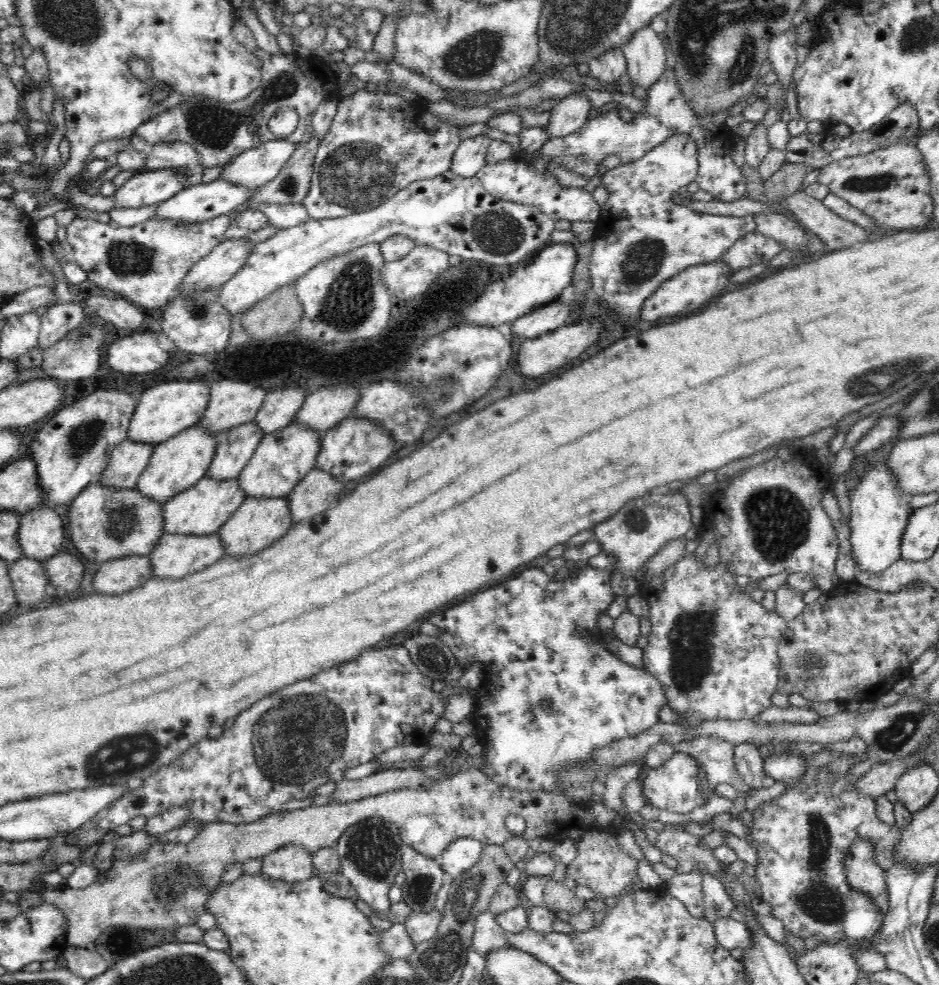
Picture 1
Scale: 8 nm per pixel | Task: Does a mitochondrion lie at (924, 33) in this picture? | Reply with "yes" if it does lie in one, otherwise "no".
yes

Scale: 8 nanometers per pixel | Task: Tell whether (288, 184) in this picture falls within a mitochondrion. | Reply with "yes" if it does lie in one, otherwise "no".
yes

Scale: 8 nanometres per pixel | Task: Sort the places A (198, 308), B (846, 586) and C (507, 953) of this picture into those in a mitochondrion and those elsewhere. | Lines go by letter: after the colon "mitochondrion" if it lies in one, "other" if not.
A: mitochondrion
B: other
C: other

